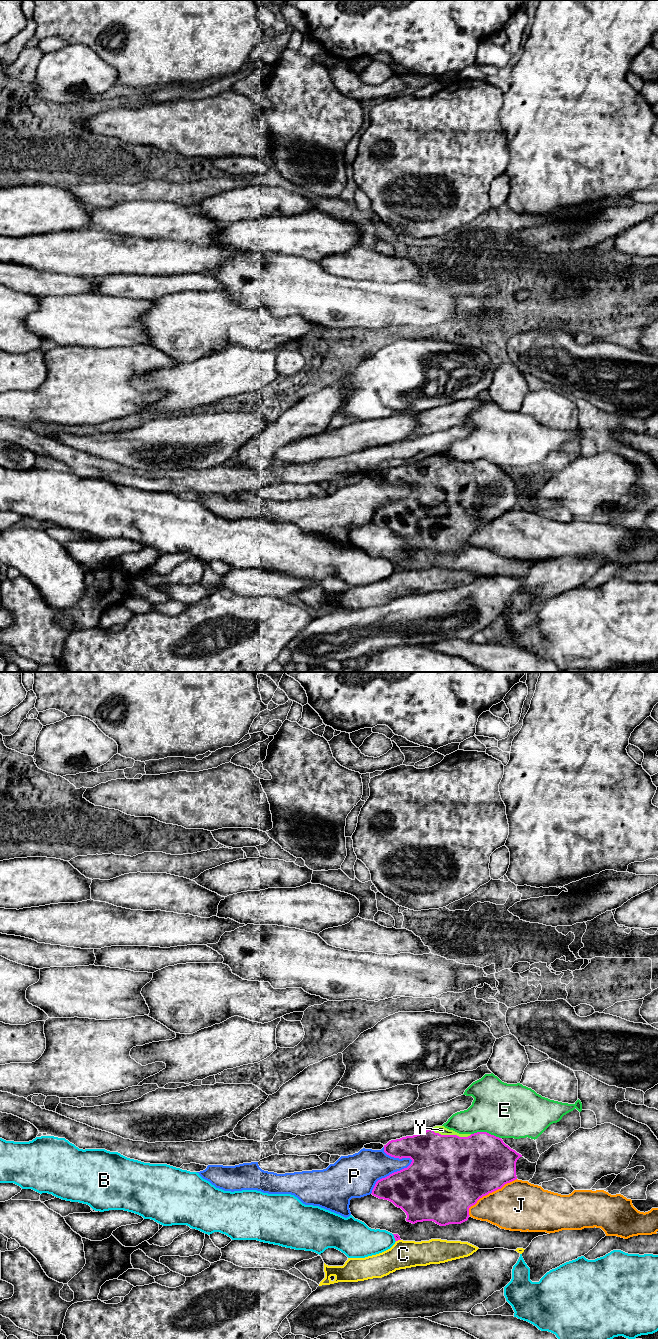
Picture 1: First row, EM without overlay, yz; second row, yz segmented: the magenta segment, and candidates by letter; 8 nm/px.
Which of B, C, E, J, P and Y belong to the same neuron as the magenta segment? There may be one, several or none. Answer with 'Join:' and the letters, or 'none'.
Join: Y

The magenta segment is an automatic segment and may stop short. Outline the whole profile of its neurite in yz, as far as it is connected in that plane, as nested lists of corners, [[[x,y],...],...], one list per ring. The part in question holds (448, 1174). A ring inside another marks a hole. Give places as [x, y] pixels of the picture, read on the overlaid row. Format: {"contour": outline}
{"contour": [[[435,1126],[422,1133],[391,1140],[384,1145],[384,1152],[394,1158],[410,1158],[411,1164],[400,1171],[378,1180],[372,1195],[392,1202],[407,1215],[406,1221],[412,1224],[433,1221],[440,1226],[461,1224],[469,1218],[469,1208],[483,1196],[517,1179],[516,1162],[521,1154],[511,1149],[499,1137],[487,1132],[459,1134],[444,1126]]]}

